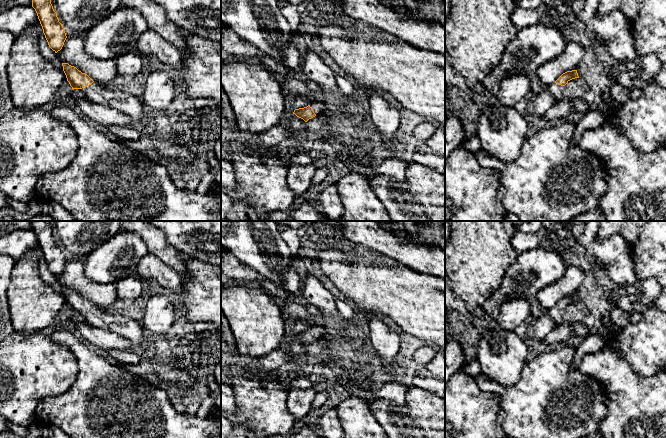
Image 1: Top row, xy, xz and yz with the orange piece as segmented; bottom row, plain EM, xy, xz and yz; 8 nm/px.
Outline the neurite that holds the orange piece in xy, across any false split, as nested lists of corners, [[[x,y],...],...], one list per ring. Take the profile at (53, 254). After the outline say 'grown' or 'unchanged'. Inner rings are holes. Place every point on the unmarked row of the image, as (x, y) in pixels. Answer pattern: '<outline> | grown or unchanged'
[[[33,221],[32,231],[37,237],[49,271],[57,277],[62,273],[67,260],[53,233],[50,221]]] | unchanged

